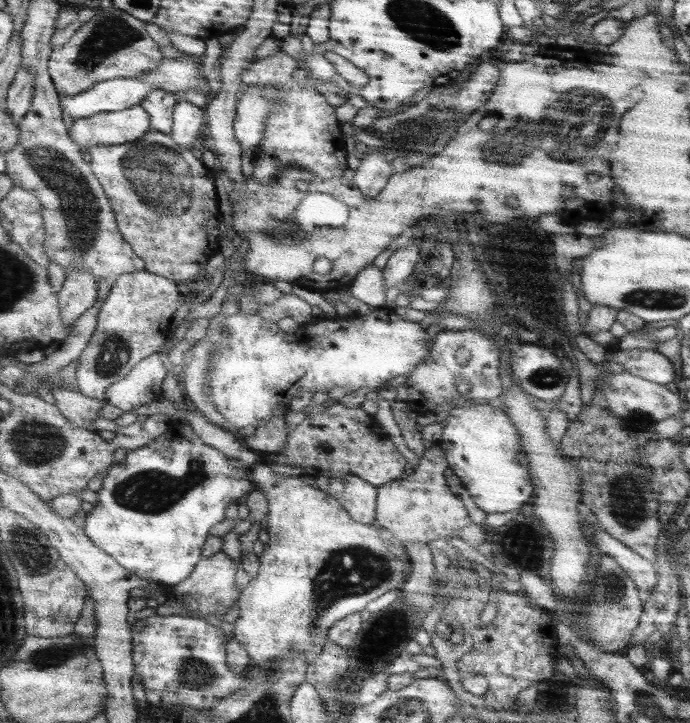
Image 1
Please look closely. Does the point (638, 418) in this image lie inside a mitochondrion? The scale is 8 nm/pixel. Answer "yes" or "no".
yes

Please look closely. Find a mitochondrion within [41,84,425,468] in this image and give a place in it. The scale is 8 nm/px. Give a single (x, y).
(155, 177)

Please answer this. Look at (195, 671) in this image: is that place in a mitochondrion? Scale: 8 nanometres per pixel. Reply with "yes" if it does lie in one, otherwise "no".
yes

